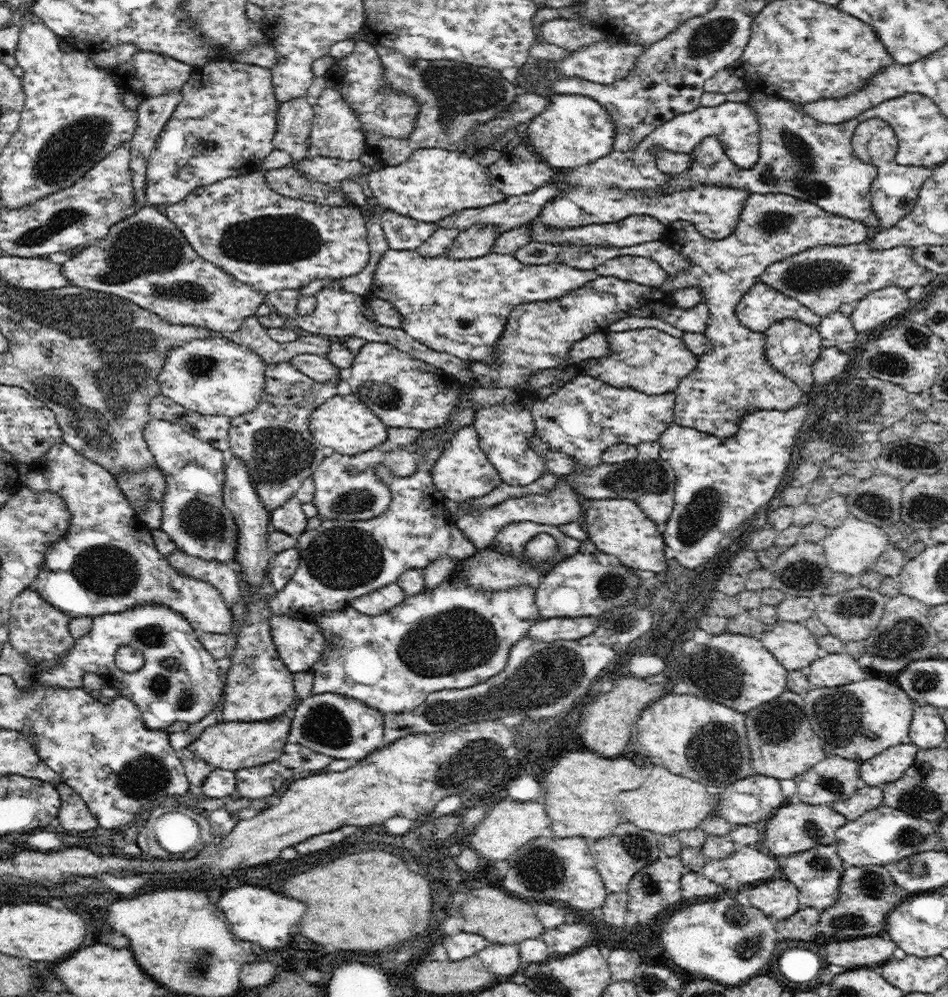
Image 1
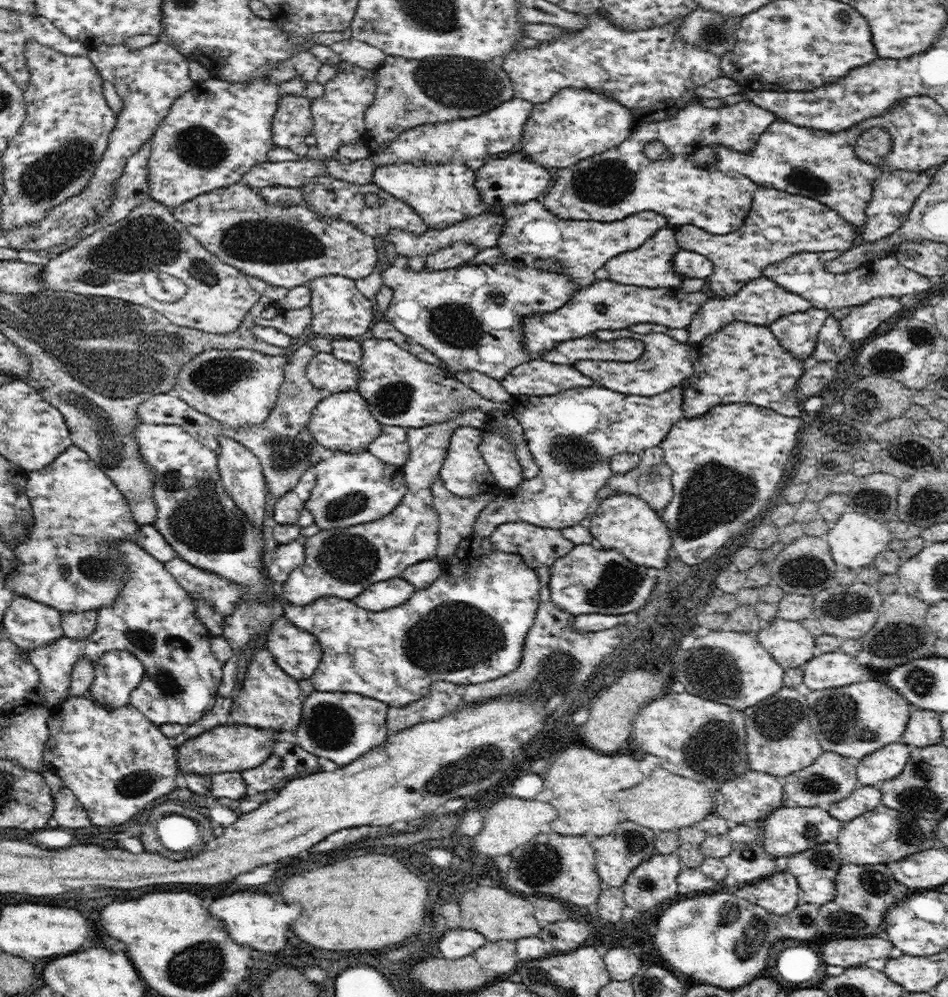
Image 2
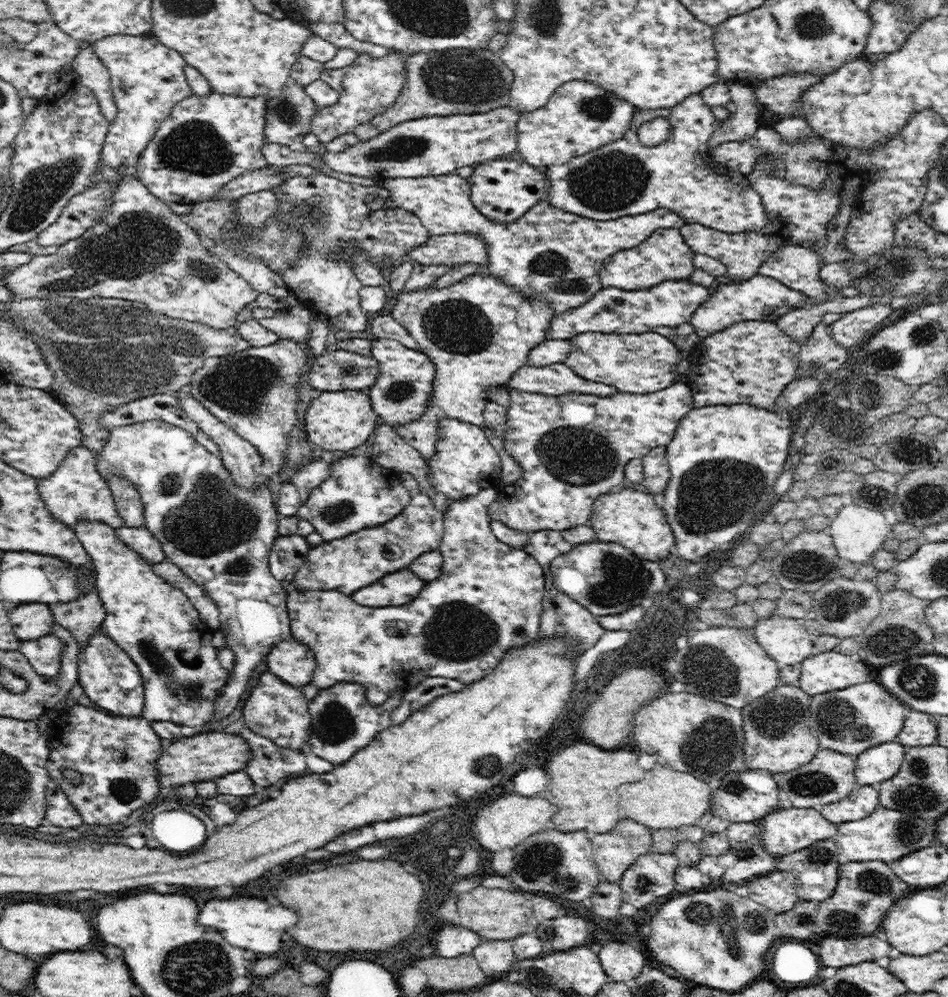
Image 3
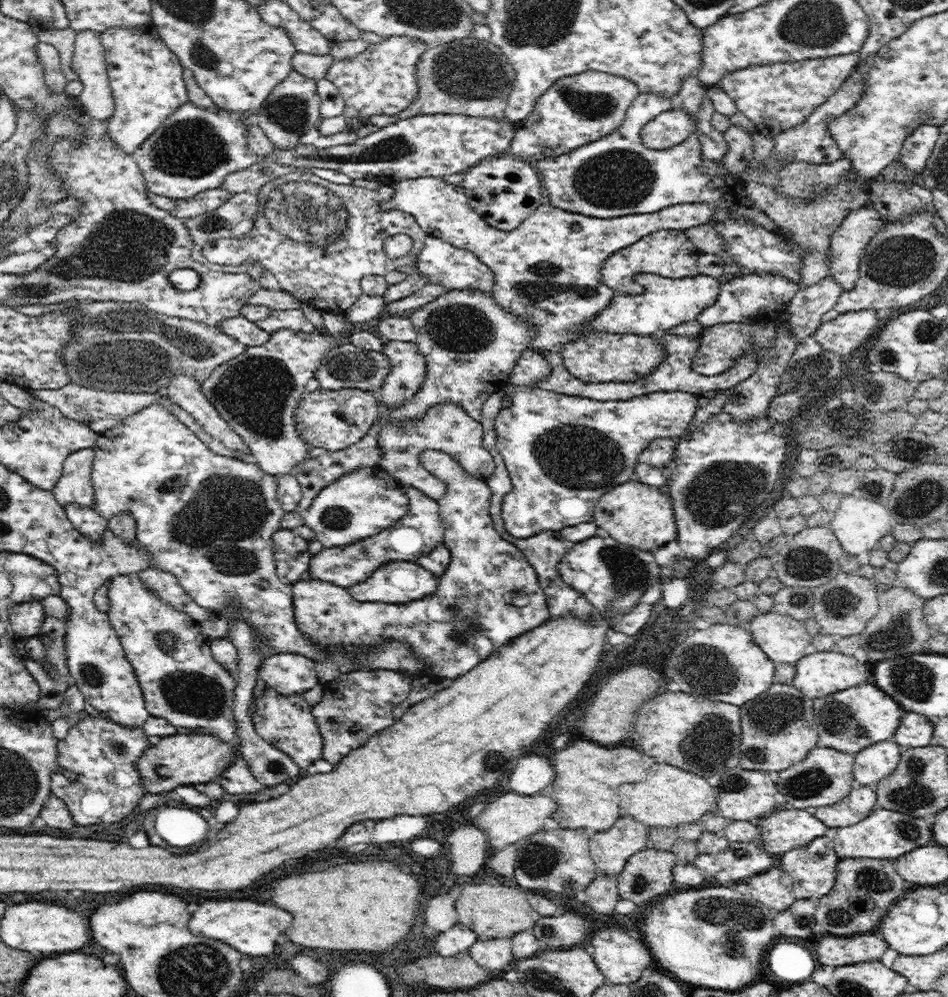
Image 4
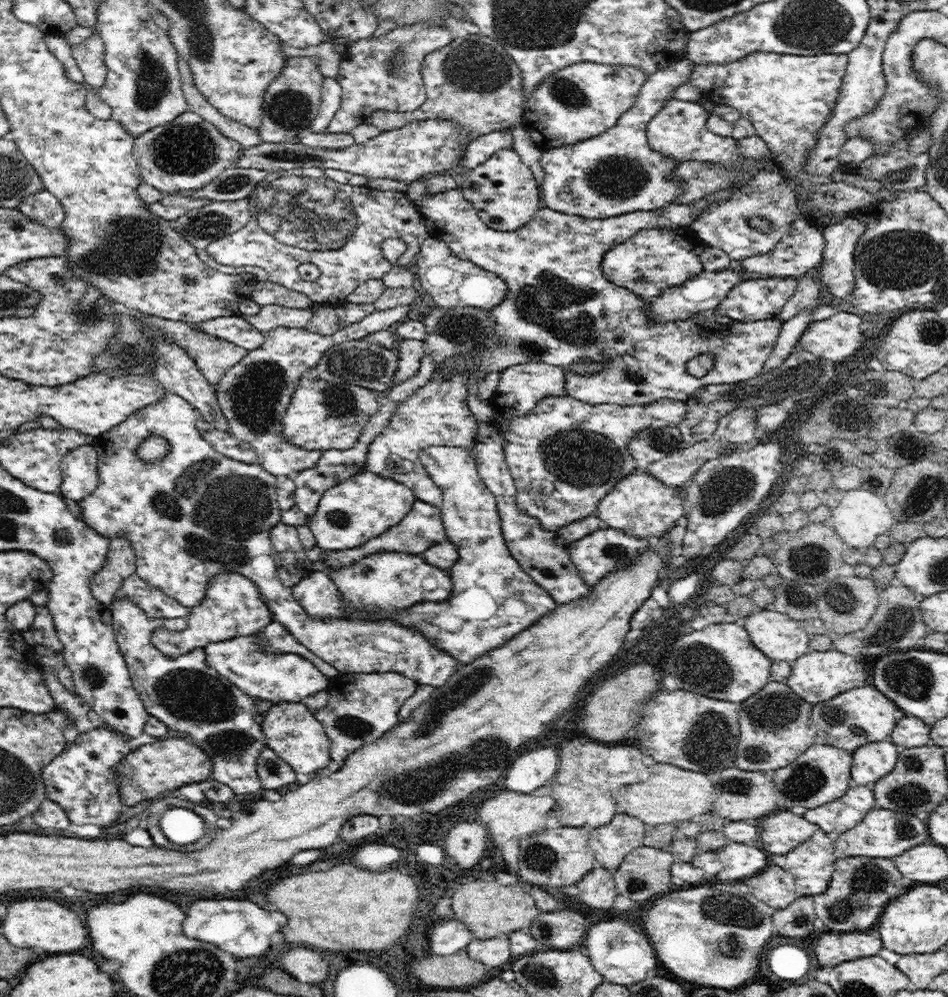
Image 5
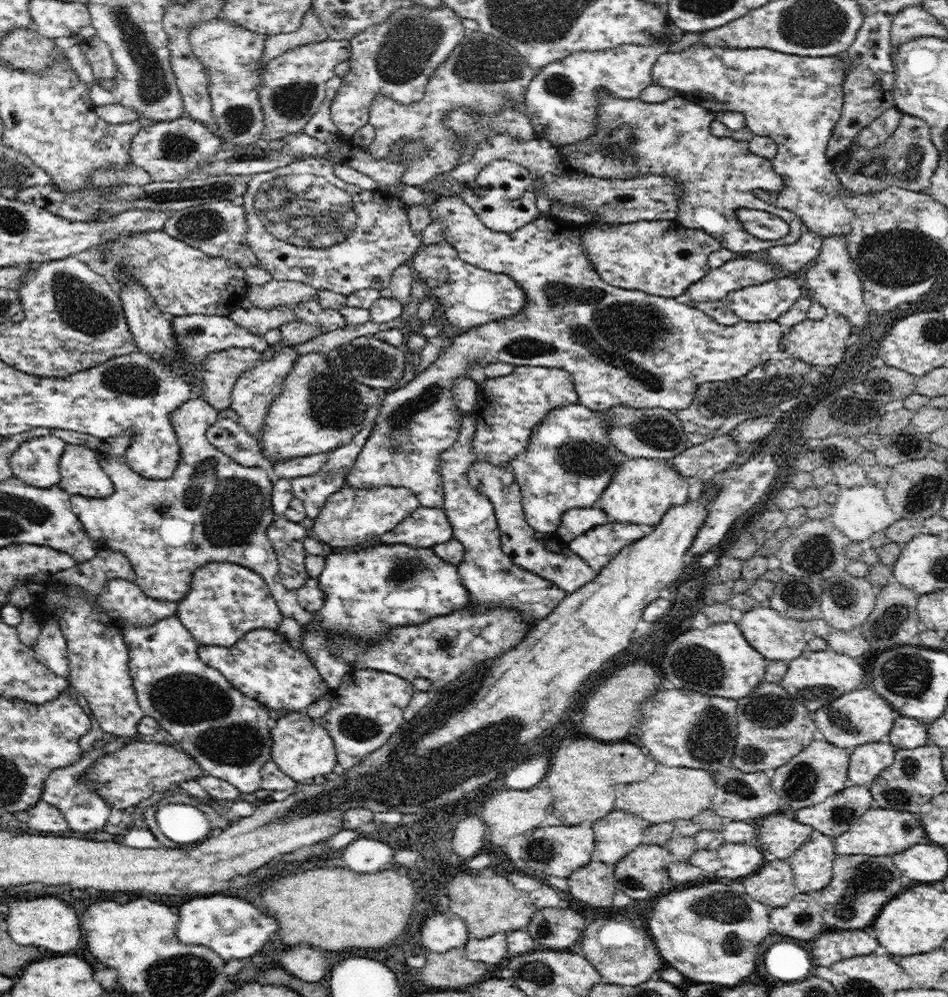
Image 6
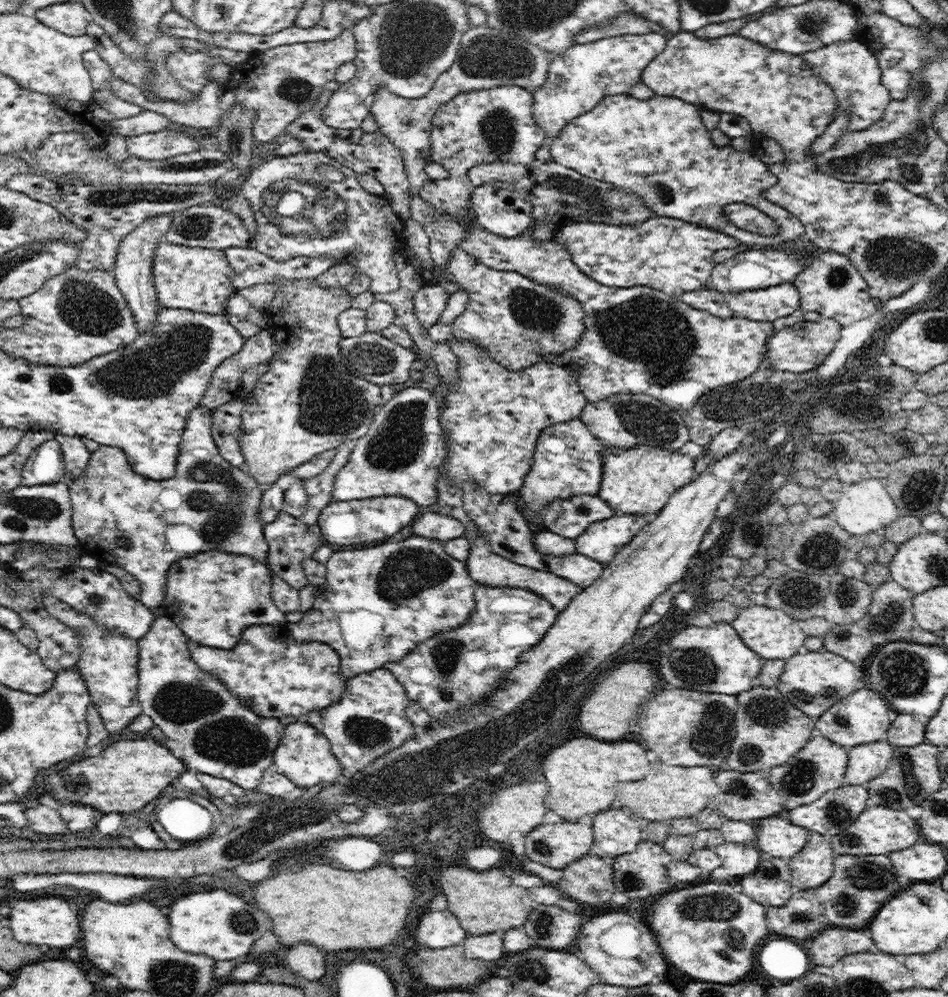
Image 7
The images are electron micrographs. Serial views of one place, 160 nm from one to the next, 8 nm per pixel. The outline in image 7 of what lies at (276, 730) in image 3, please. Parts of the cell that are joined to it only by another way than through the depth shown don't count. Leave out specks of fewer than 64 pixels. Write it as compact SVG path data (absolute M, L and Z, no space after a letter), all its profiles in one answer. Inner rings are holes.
M310 723L287 724L281 727L282 740L273 756L273 769L289 778L296 786L308 788L320 782L334 783L342 779L342 765L332 752L329 740L322 730L316 730Z

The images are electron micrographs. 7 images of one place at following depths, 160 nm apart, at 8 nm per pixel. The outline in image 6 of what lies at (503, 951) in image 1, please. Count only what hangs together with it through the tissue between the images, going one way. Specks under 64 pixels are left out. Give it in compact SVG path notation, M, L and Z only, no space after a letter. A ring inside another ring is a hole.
M496 933L482 940L474 937L468 940L465 952L472 961L482 961L486 966L494 966L496 962L507 957L507 934Z

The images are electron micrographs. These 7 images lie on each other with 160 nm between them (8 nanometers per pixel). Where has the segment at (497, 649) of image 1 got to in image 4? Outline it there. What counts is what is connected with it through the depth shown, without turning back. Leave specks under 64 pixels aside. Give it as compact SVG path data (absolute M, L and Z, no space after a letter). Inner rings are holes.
M424 450L420 453L420 457L422 467L447 487L444 496L437 501L445 528L443 544L450 551L448 568L442 576L438 577L438 590L434 594L404 604L360 602L348 592L348 589L330 582L312 580L312 578L297 581L292 585L296 627L304 635L310 636L314 643L322 643L322 649L324 649L324 658L314 660L314 669L318 675L318 682L321 684L332 683L342 674L346 675L350 671L363 669L361 664L357 664L357 658L355 658L360 647L374 648L382 642L387 643L391 640L408 645L408 649L412 649L412 653L426 663L428 672L425 674L454 680L457 676L472 670L482 660L486 660L492 652L504 646L506 642L510 642L524 632L531 631L551 618L548 612L548 601L540 587L536 571L523 552L504 540L494 528L494 521L489 512L492 491L486 482L470 476L464 468L460 467L455 458L446 452ZM512 592L528 594L528 604L518 607L512 604L512 600L506 600L504 596Z

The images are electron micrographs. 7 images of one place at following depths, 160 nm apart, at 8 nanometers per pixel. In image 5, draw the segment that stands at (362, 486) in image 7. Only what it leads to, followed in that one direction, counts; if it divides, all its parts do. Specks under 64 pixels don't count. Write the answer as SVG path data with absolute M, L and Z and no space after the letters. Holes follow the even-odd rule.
M427 177L408 183L406 197L416 205L430 236L440 238L448 244L450 251L462 260L469 260L482 268L500 276L508 285L506 298L489 312L497 341L488 343L481 349L473 350L465 355L451 358L441 371L433 373L432 378L413 392L408 398L401 400L393 412L390 422L376 436L368 448L366 468L364 471L374 472L383 478L393 479L411 488L415 496L428 504L440 507L443 501L442 492L435 487L432 478L427 475L420 461L420 453L429 447L438 445L466 448L473 452L477 443L476 433L479 421L467 403L466 378L470 372L500 373L510 366L530 361L544 362L564 369L566 375L566 394L588 404L648 404L660 398L687 401L694 391L709 384L728 384L748 380L762 373L762 368L774 350L782 322L779 317L754 322L740 322L720 325L707 313L677 321L654 323L650 315L646 315L648 302L636 293L611 283L601 269L604 253L614 244L622 244L630 240L633 234L645 228L677 229L690 227L693 220L712 202L726 200L731 190L722 189L704 196L690 204L672 202L662 209L649 211L630 211L620 216L604 220L584 218L583 216L562 214L544 205L535 212L532 220L523 227L513 231L497 231L485 225L478 216L473 204L464 198L460 188L450 189L441 193L429 194L426 191ZM698 354L711 354L714 362L712 370L703 377L692 376L687 369L687 362ZM580 358L591 358L594 362L607 362L605 368L595 373L581 375L572 371L572 364ZM394 454L404 460L412 461L414 468L409 474L396 471Z

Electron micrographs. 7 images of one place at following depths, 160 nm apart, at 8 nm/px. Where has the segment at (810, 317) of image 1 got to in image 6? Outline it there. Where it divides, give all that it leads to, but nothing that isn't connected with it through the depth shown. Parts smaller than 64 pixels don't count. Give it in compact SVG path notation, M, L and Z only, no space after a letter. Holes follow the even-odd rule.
M781 275L765 284L751 285L729 292L724 300L741 320L749 323L776 321L804 293L802 280L796 276Z

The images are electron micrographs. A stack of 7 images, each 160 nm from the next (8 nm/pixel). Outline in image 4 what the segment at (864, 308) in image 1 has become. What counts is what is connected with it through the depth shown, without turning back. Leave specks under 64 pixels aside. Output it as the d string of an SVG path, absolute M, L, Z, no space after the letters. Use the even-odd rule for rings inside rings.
M868 308L862 311L840 313L836 318L821 322L815 332L818 344L828 352L843 357L856 351L856 348L866 342L866 338L881 328L884 322L878 322L877 310Z

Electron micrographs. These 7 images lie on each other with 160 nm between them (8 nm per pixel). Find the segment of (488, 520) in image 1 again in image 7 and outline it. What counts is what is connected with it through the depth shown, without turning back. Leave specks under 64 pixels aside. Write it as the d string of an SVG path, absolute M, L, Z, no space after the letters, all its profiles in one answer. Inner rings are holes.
M581 417L544 428L536 442L534 463L519 491L524 501L528 526L534 532L542 530L540 512L544 505L551 503L552 500L579 494L596 496L604 476L602 460L604 446L601 440L588 430Z

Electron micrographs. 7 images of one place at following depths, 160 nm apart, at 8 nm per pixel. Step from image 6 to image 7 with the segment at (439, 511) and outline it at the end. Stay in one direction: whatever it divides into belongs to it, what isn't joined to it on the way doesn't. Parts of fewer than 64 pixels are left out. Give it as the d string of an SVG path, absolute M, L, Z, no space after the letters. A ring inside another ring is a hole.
M434 509L420 515L412 525L413 534L424 538L434 538L446 542L455 538L464 537L465 528L462 522L434 512Z

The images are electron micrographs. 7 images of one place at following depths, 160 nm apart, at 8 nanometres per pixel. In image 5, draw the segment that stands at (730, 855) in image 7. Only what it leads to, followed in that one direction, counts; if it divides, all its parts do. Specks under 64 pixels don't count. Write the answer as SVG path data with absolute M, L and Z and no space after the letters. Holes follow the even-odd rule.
M726 840L725 845L716 852L723 868L728 870L729 878L733 881L753 877L768 866L766 854L748 844Z

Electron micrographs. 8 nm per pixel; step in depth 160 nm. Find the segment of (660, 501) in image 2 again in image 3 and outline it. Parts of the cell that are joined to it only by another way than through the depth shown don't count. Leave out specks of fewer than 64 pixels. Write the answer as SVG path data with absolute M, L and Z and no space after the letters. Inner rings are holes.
M667 446L652 448L647 456L641 459L644 470L644 481L640 484L648 488L649 492L664 494L668 482L672 478L667 460Z

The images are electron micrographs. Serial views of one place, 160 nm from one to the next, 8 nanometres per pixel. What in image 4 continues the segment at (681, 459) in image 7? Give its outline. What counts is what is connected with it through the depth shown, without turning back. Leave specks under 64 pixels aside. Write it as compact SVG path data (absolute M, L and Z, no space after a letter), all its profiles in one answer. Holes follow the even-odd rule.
M635 478L610 488L598 498L593 510L593 519L602 534L608 534L619 543L643 551L651 551L663 544L676 540L677 527L672 500L656 488L641 484Z

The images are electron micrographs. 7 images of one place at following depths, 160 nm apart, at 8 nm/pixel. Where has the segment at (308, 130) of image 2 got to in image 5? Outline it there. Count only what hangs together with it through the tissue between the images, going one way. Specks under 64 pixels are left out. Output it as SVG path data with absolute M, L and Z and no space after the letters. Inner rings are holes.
M297 56L287 59L284 68L281 68L280 74L268 85L263 101L262 124L259 128L259 137L261 142L279 143L298 141L297 134L300 134L304 128L310 129L312 121L317 117L321 104L321 88L324 75L318 71L316 59L308 56Z

